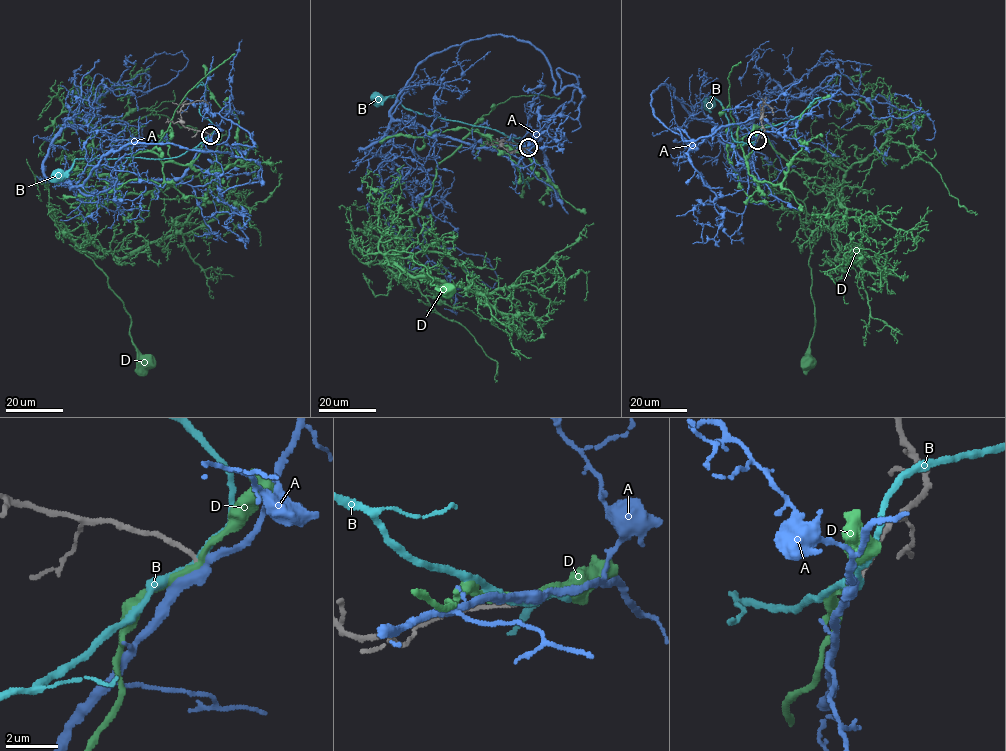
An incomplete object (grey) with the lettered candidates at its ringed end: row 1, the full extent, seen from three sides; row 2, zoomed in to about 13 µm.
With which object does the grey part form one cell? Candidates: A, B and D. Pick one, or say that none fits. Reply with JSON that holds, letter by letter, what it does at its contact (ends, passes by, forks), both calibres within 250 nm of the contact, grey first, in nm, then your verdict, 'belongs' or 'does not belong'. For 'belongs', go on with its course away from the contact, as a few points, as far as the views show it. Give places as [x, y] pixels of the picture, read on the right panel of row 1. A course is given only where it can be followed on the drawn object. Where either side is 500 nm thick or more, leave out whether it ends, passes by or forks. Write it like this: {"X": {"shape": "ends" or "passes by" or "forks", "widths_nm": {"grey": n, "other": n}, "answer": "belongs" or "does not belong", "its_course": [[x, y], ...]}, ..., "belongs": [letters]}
{"A": {"shape": "passes by", "widths_nm": {"grey": 190, "other": 360}, "answer": "belongs", "its_course": [[757, 141], [746, 167], [719, 133], [751, 121], [779, 85], [862, 95], [880, 119], [920, 108], [895, 96]]}, "B": {"shape": "passes by", "widths_nm": {"grey": 190, "other": 240}, "answer": "does not belong"}, "D": {"shape": "passes by", "widths_nm": {"grey": 190, "other": 200}, "answer": "does not belong"}, "belongs": ["A"]}

